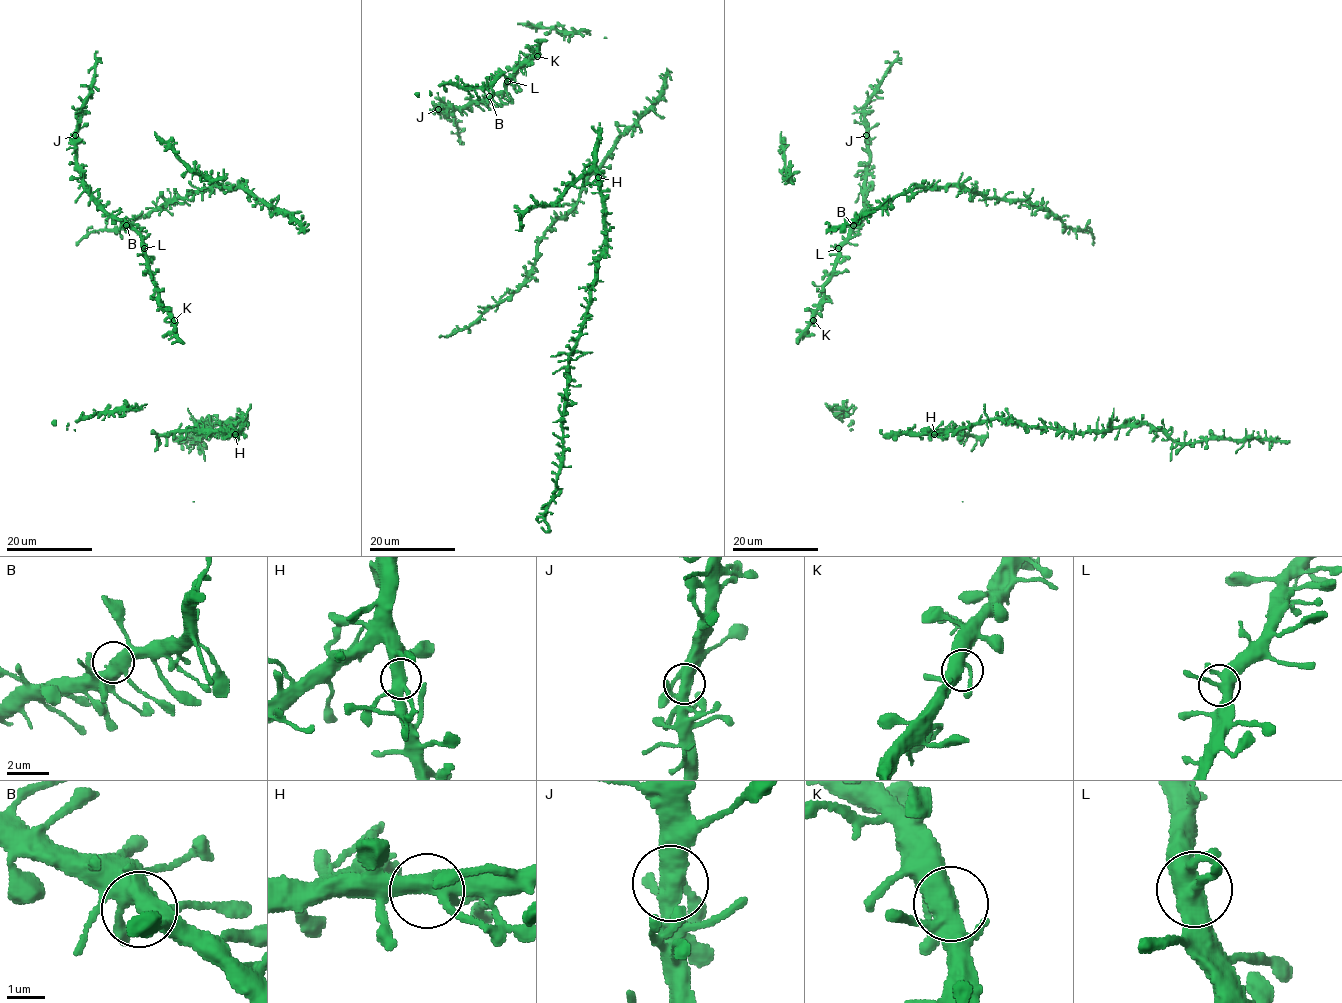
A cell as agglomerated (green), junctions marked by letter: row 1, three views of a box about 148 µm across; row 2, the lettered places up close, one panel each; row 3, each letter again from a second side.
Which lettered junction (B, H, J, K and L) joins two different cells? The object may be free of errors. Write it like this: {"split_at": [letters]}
{"split_at": []}

